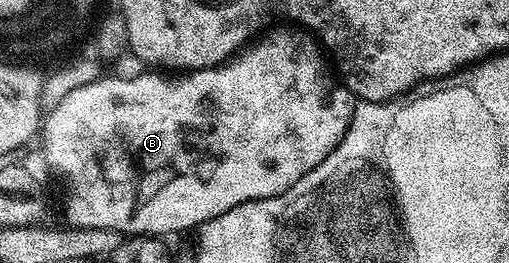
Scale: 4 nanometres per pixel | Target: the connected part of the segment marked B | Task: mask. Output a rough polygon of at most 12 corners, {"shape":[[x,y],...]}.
{"shape":[[275,25],[73,89],[66,222],[198,229],[317,169],[357,102]]}

